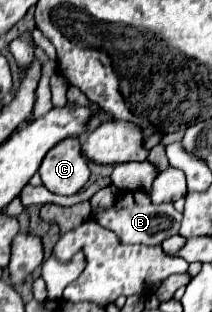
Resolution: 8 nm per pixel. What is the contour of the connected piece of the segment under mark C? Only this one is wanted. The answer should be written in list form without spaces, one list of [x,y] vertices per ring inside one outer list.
[[[72,137],[68,141],[60,141],[54,149],[50,149],[38,173],[48,191],[56,195],[78,193],[90,177],[88,163],[80,153],[78,139]]]

